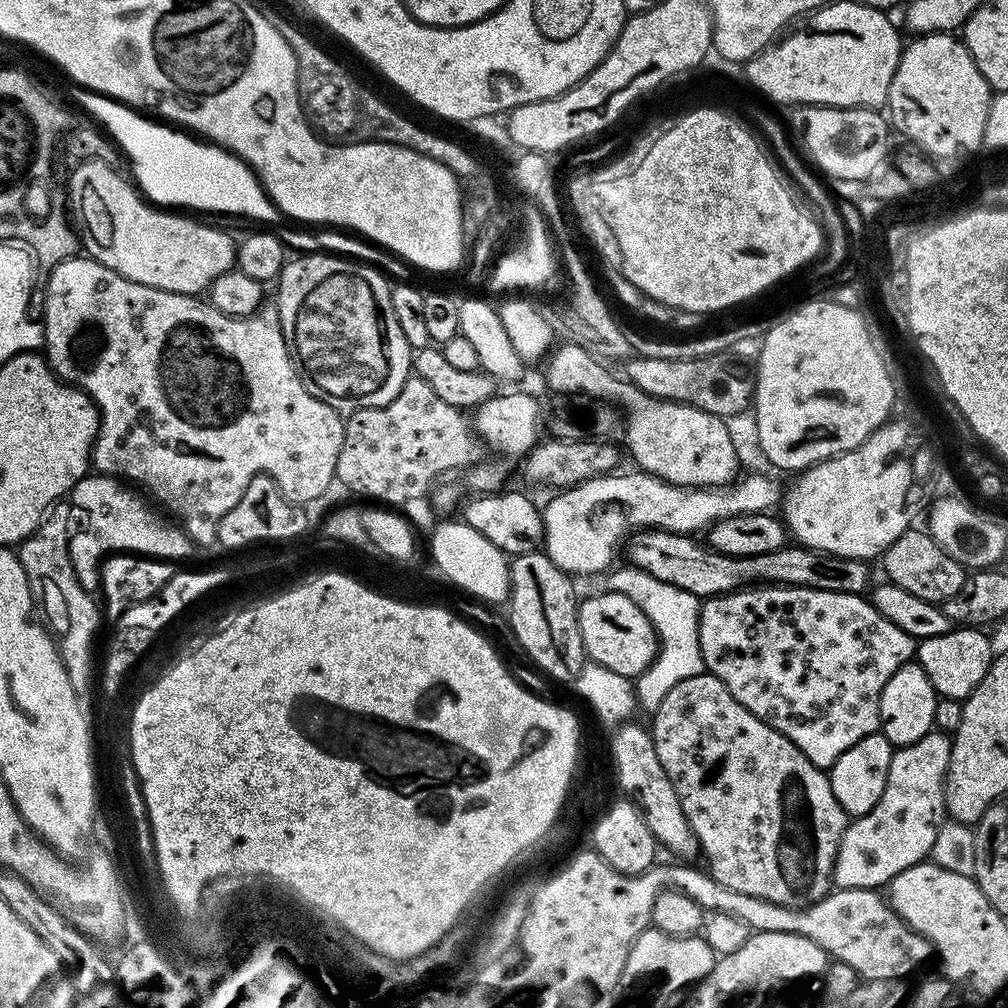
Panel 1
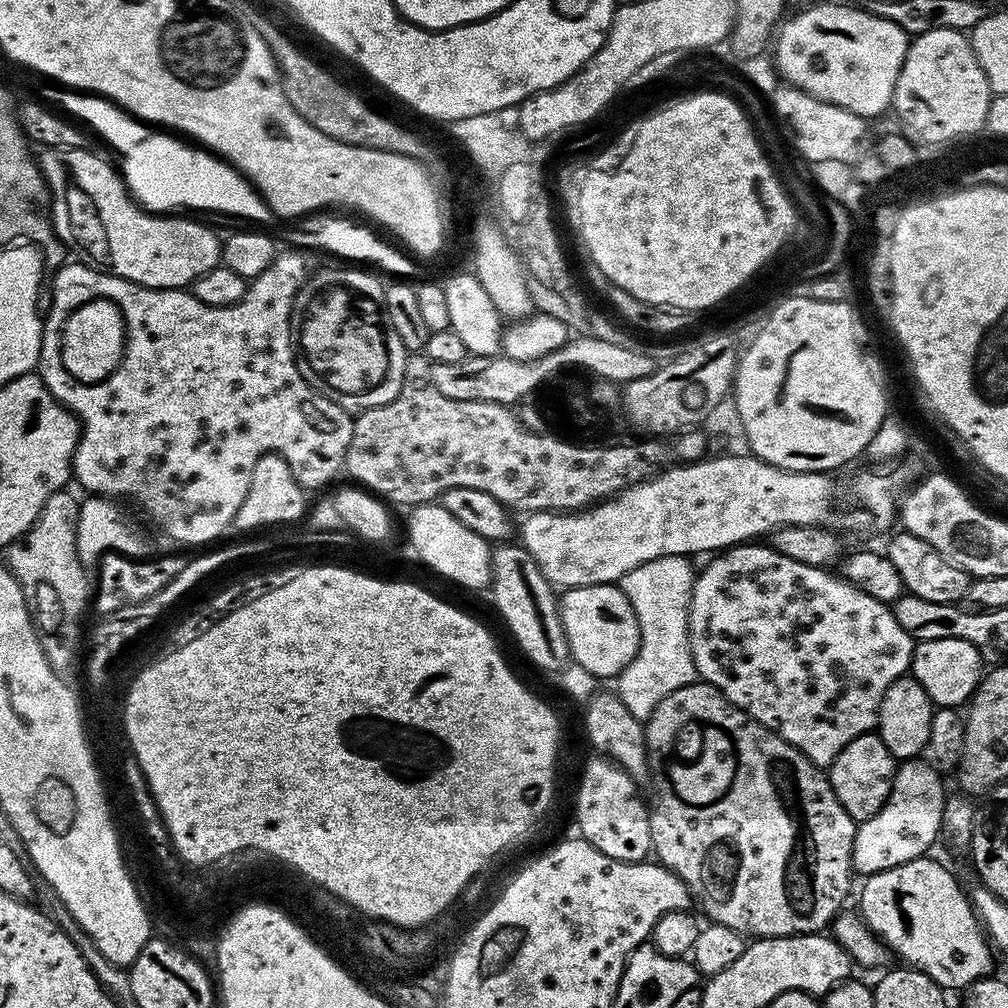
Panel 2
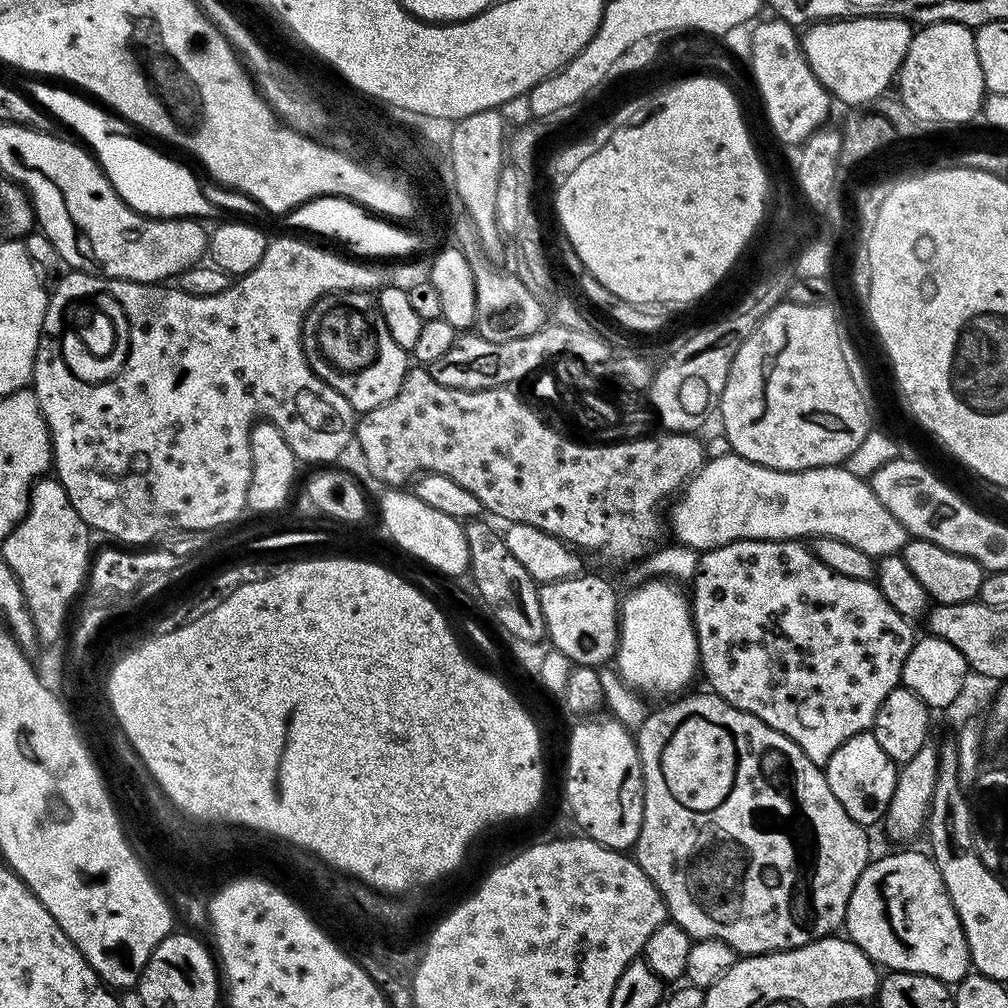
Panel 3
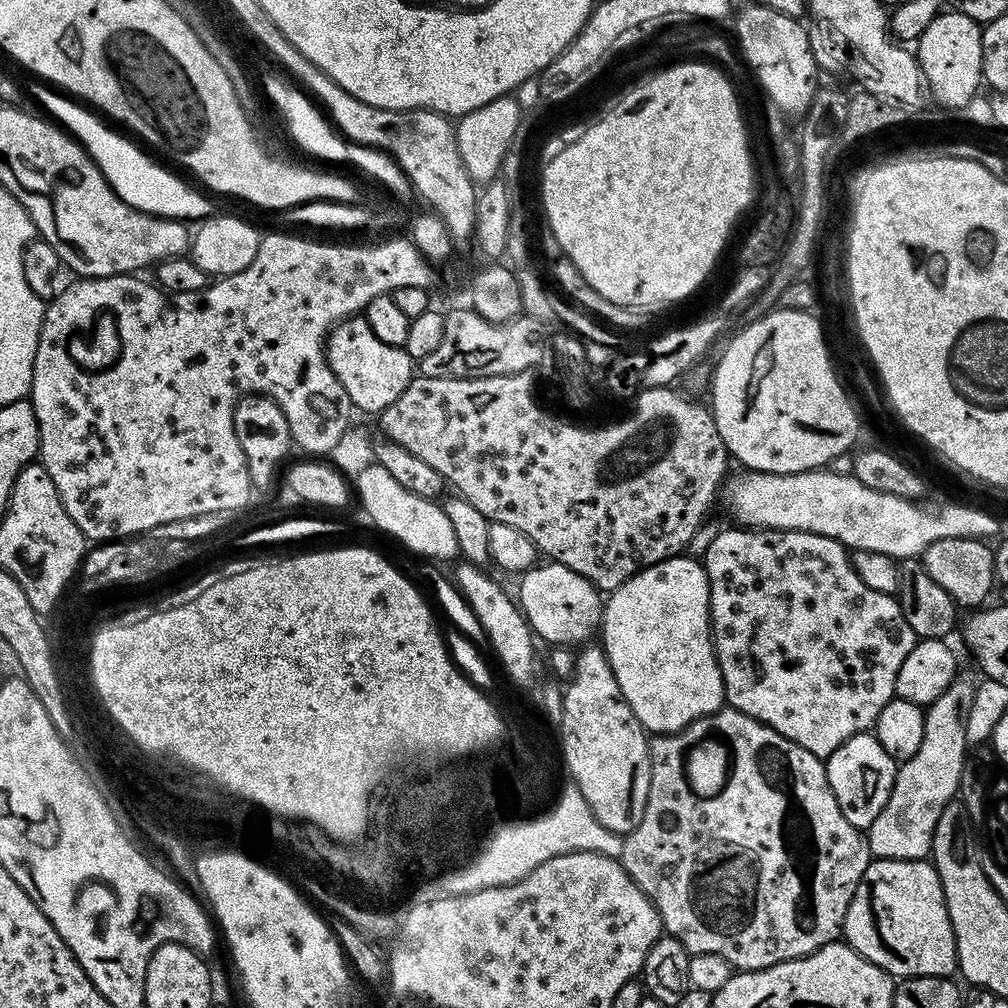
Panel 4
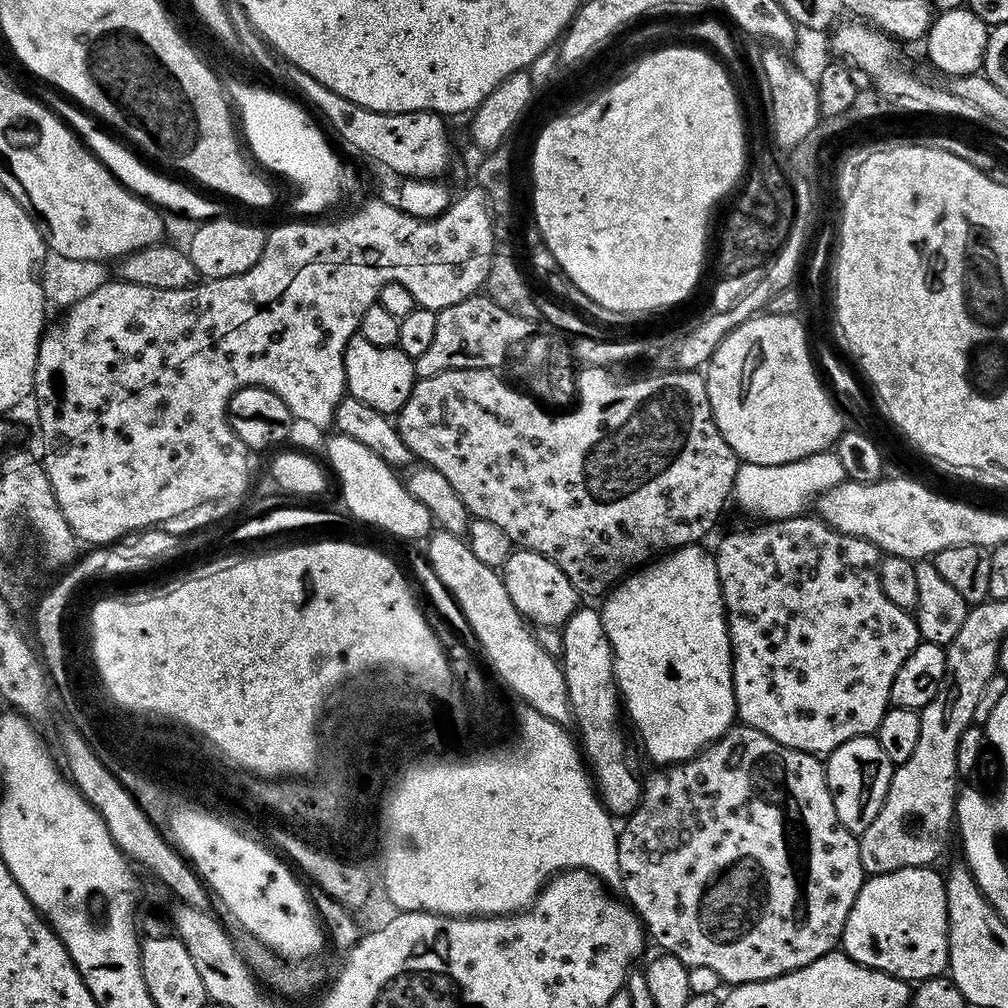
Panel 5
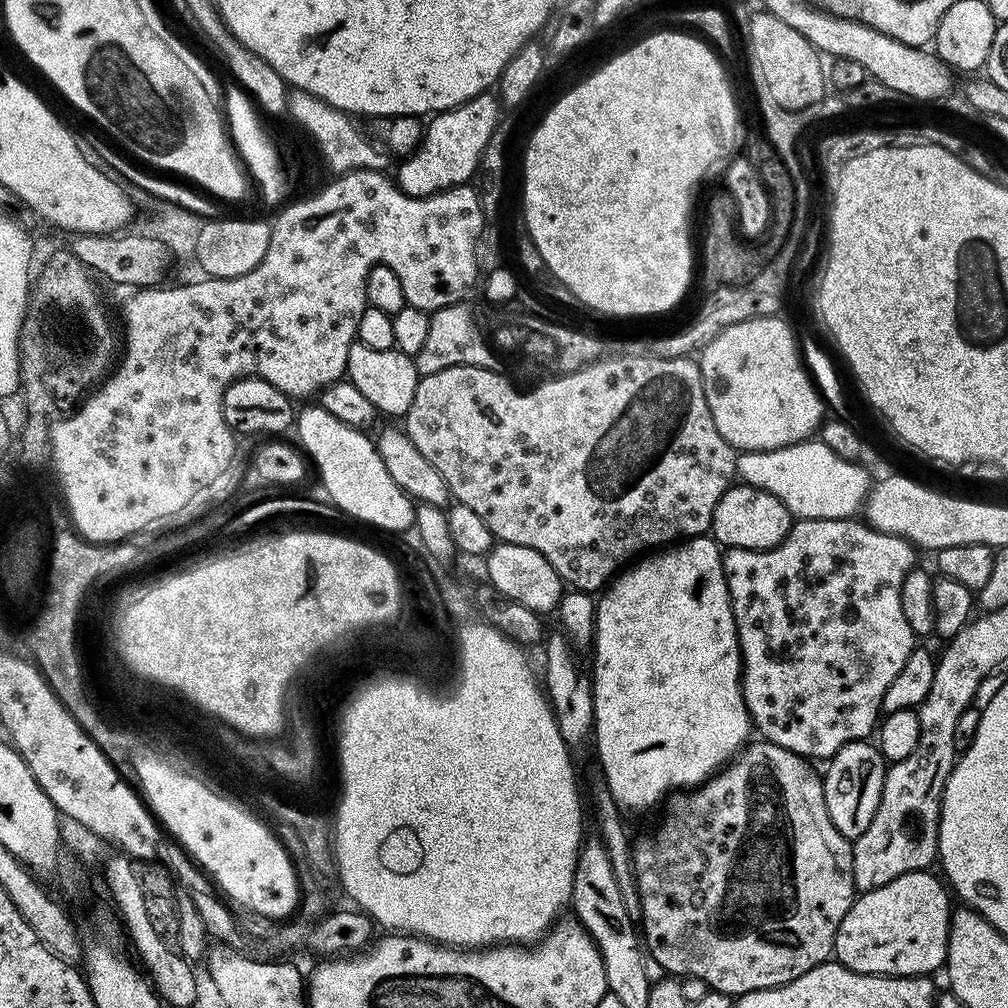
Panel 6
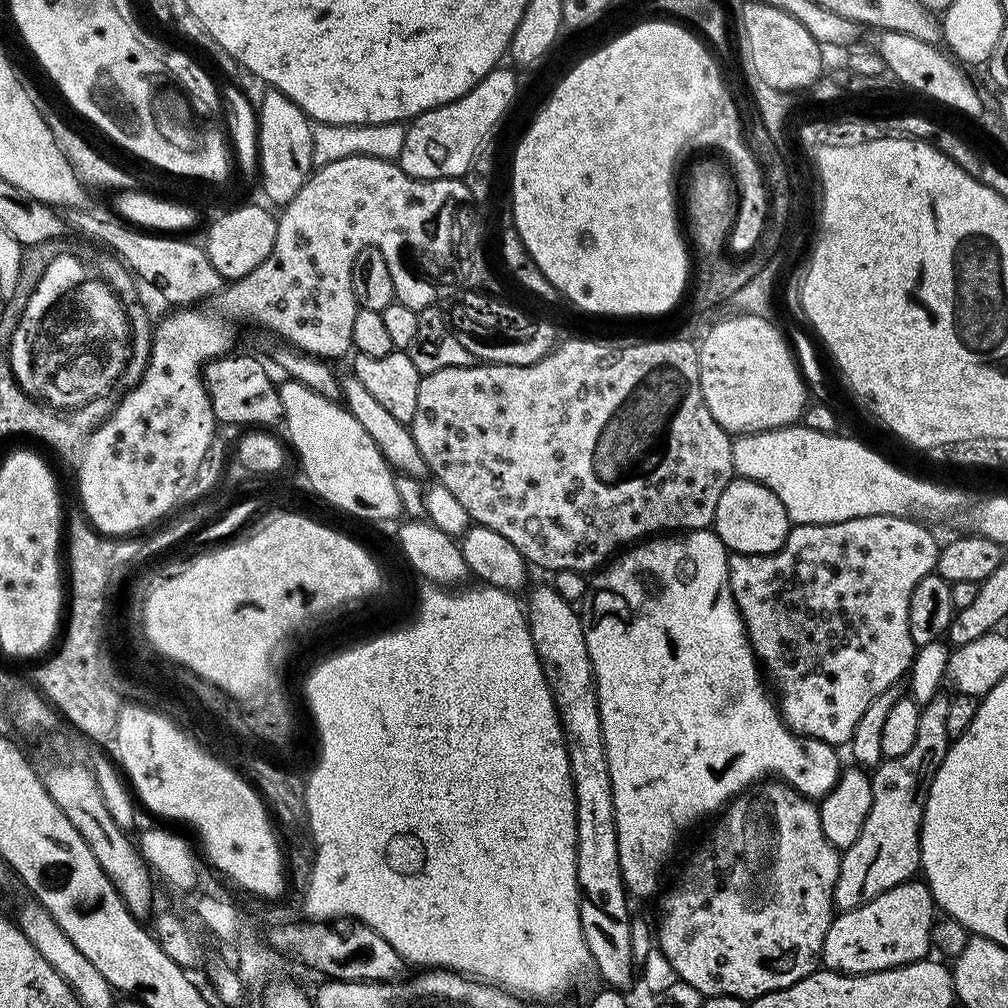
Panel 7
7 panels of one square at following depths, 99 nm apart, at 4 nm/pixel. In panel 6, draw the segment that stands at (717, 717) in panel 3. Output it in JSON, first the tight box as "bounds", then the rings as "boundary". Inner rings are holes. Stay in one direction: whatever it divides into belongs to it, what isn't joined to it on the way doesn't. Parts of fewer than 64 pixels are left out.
{"bounds":[631,742,858,998],"boundary":[[[767,742],[749,743],[736,753],[734,759],[725,764],[719,772],[710,780],[704,781],[702,784],[696,785],[691,790],[677,790],[663,801],[662,809],[664,813],[660,816],[660,821],[656,824],[656,829],[652,832],[652,840],[648,836],[635,837],[631,841],[632,848],[632,869],[635,872],[637,882],[637,892],[641,898],[641,920],[638,923],[642,929],[642,944],[646,949],[647,955],[650,957],[651,963],[656,964],[660,968],[665,968],[665,973],[671,974],[676,978],[685,976],[693,976],[694,978],[702,978],[702,982],[706,982],[709,989],[714,992],[721,992],[733,998],[742,994],[750,994],[754,990],[766,990],[767,988],[777,988],[783,984],[794,982],[794,978],[798,978],[802,974],[806,974],[810,970],[814,970],[814,966],[825,963],[833,955],[836,947],[836,935],[838,934],[838,926],[842,922],[842,918],[846,918],[846,914],[850,910],[853,900],[856,899],[858,893],[856,883],[854,882],[854,862],[852,861],[853,841],[847,840],[842,834],[838,834],[838,826],[834,826],[834,822],[830,819],[830,810],[826,810],[826,794],[824,793],[824,781],[819,771],[815,772],[811,768],[813,765],[809,763],[805,757],[794,754],[790,750],[786,750],[777,744]]]}

